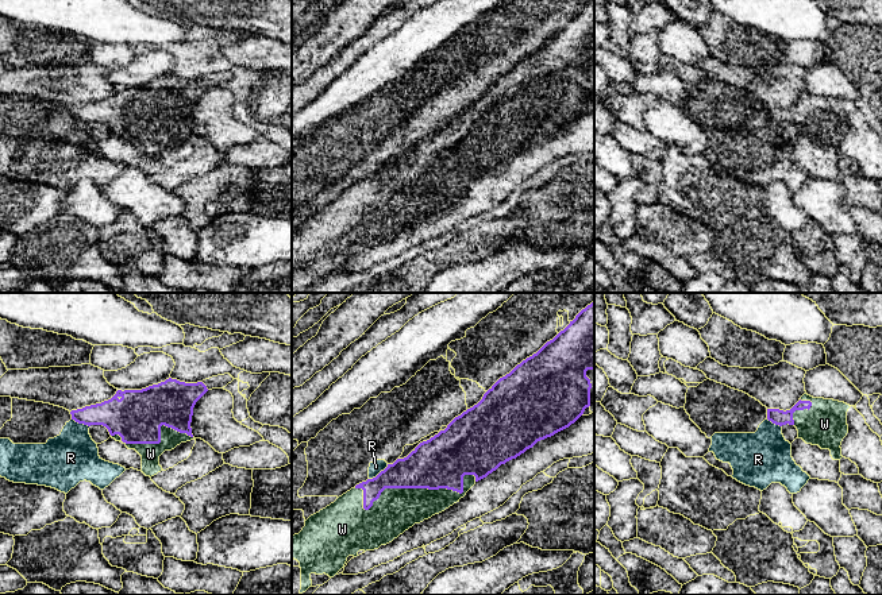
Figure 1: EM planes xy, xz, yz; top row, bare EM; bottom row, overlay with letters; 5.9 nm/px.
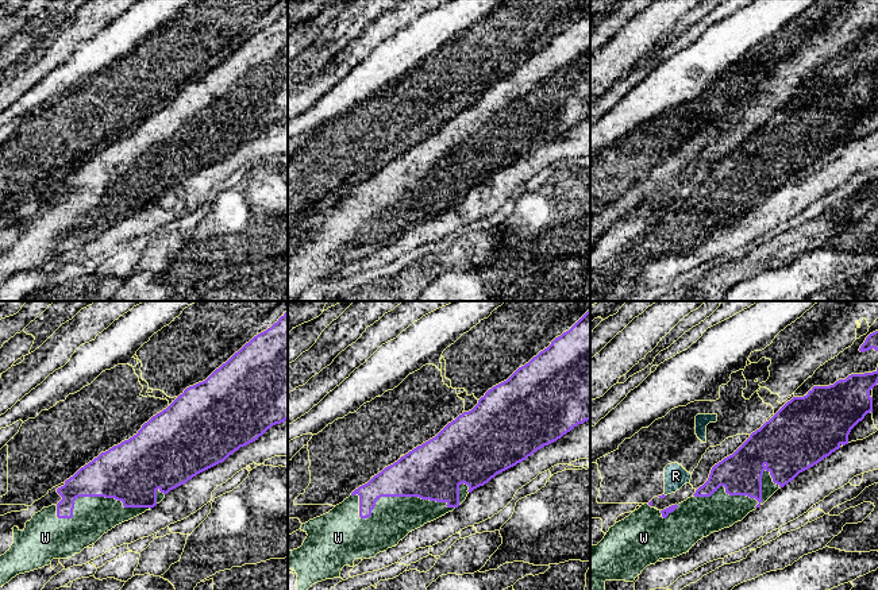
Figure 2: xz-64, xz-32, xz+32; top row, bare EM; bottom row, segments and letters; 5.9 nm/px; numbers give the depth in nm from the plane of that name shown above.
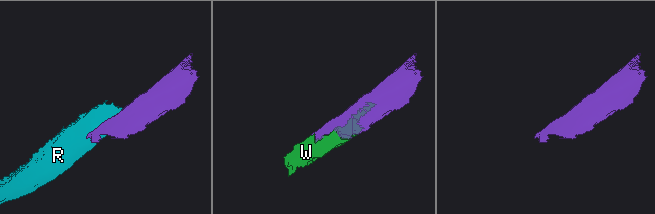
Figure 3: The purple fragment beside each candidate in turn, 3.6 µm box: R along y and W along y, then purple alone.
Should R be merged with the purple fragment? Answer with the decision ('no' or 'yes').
no

